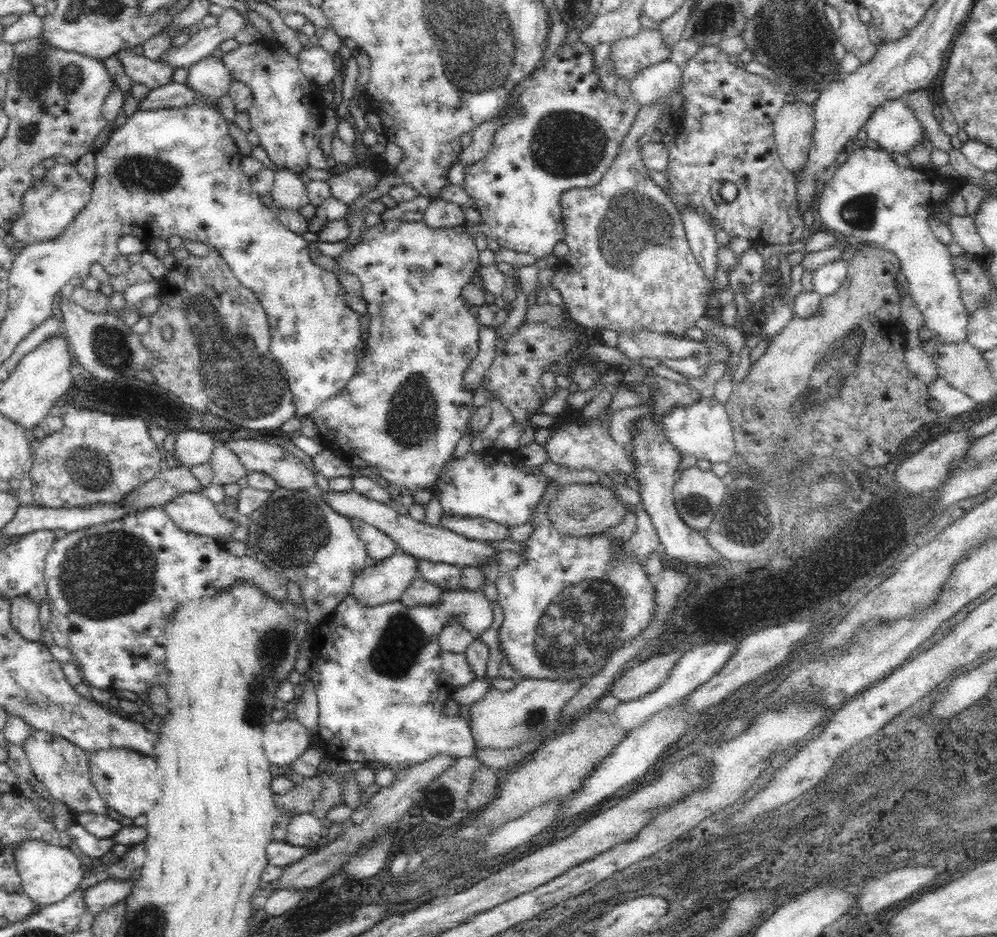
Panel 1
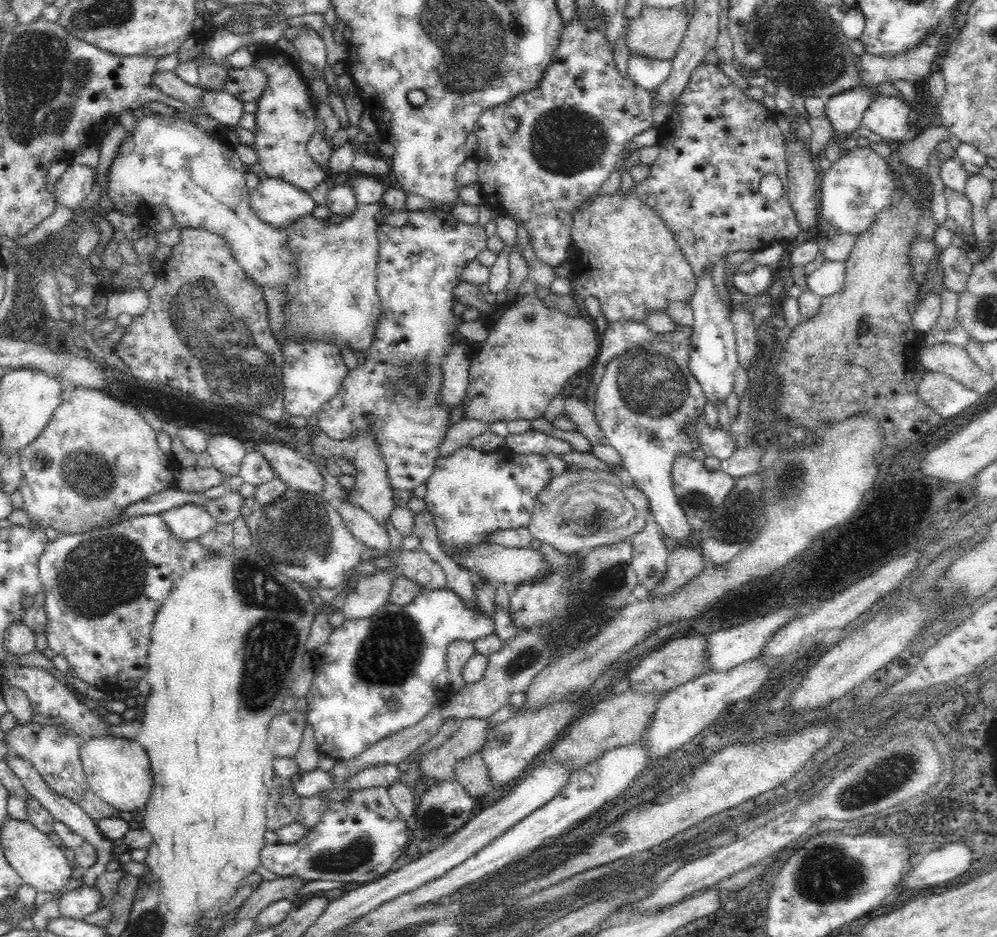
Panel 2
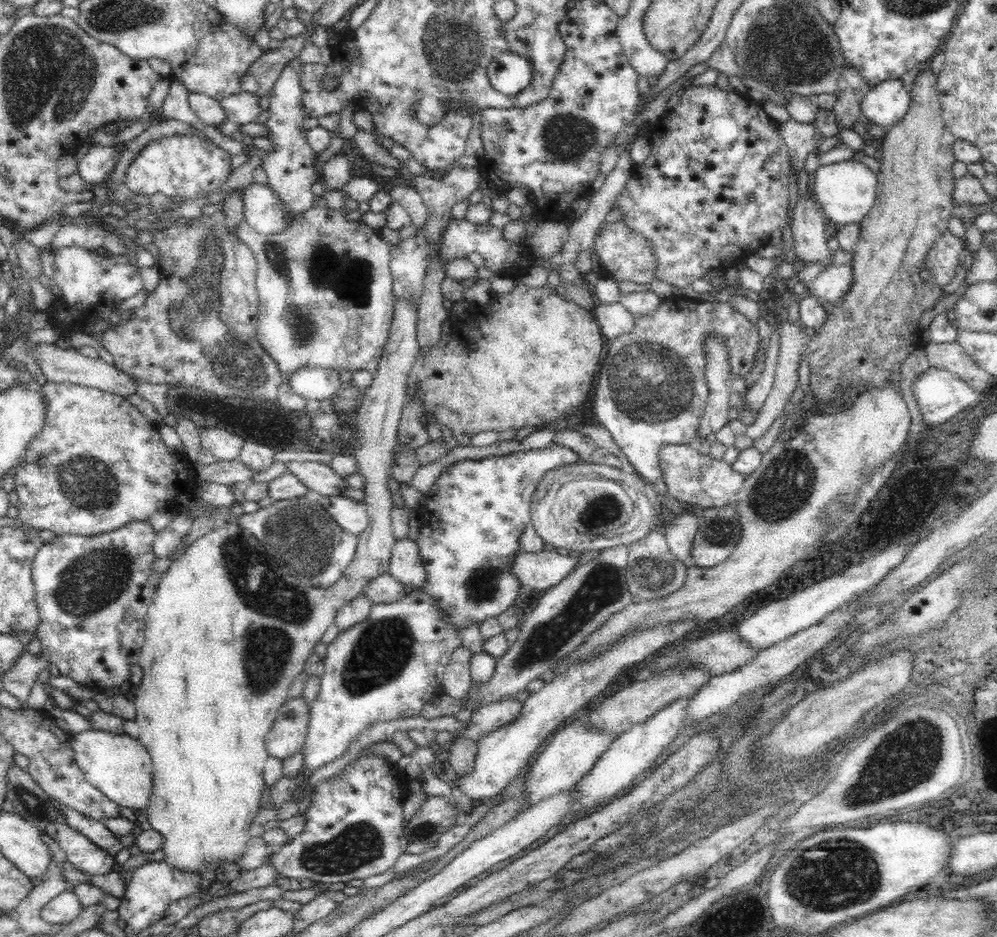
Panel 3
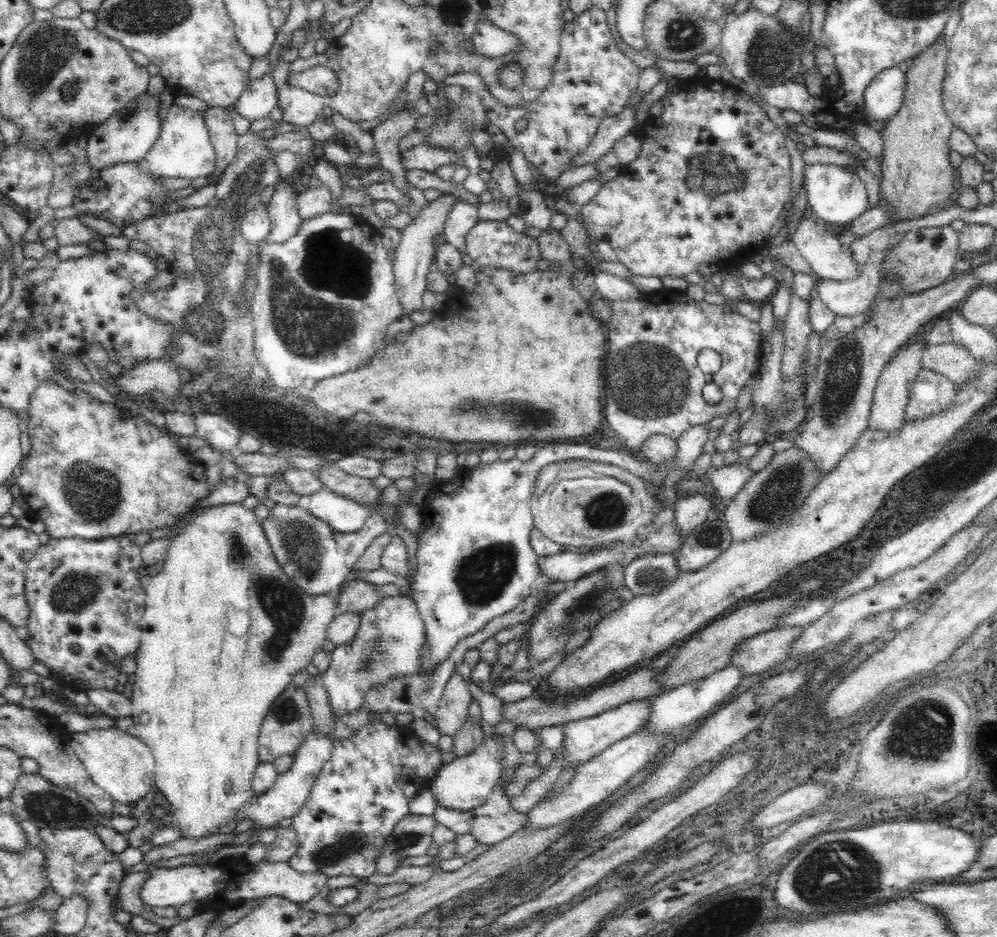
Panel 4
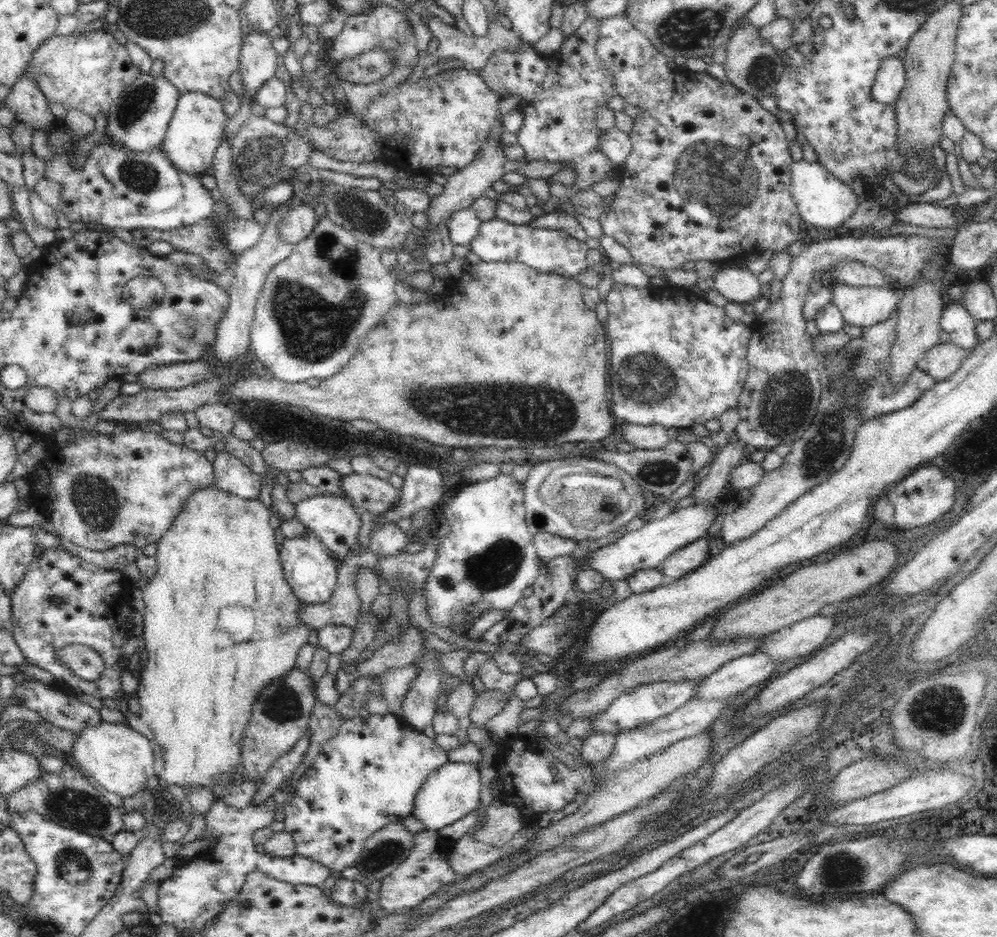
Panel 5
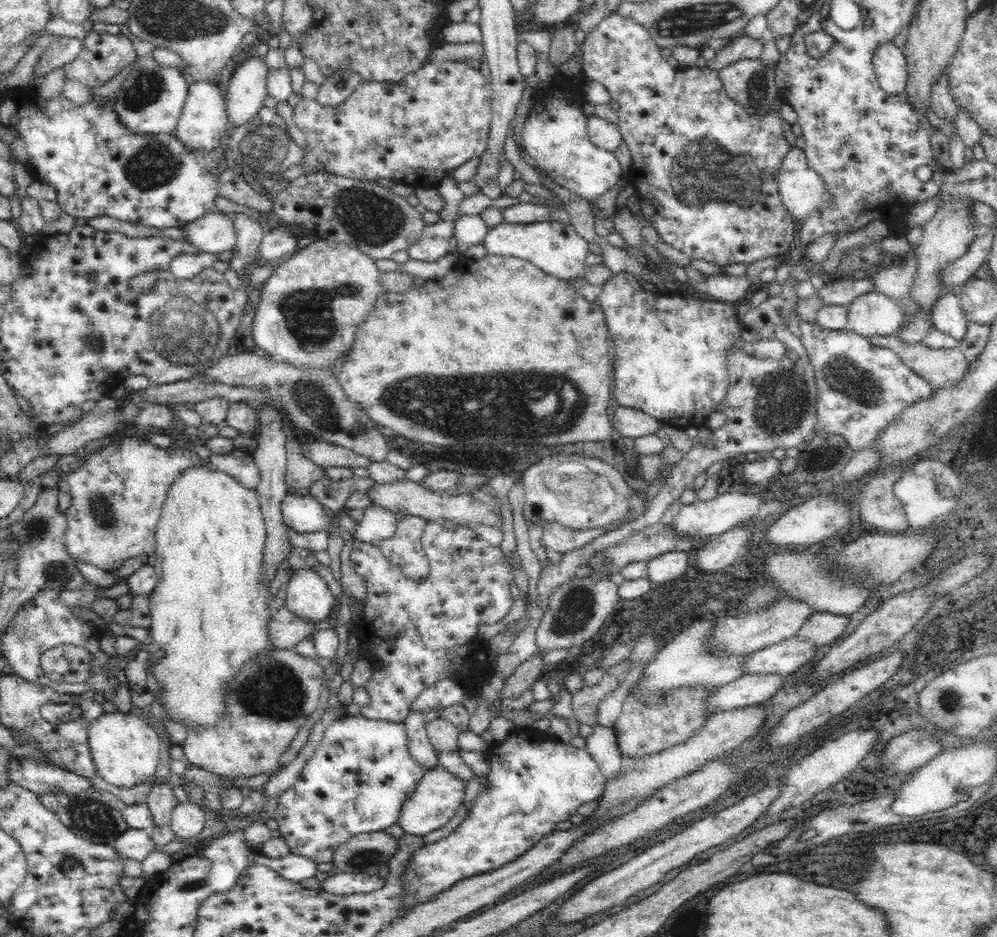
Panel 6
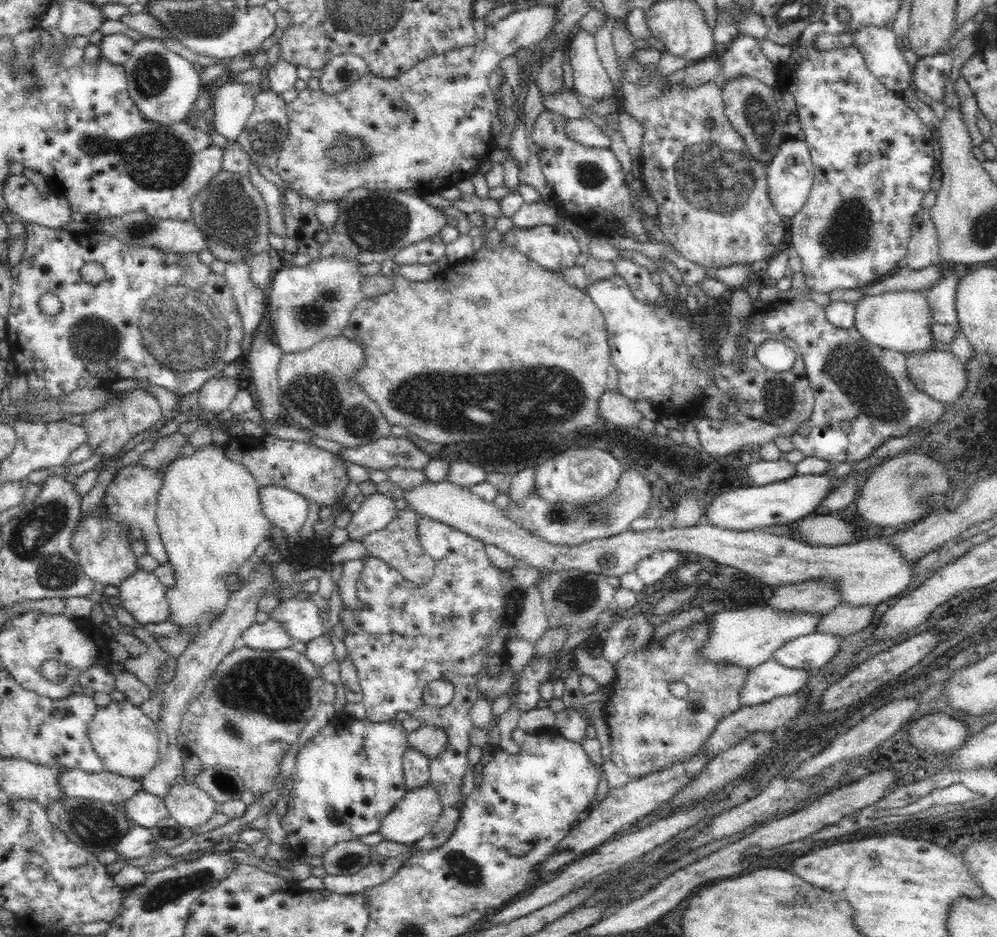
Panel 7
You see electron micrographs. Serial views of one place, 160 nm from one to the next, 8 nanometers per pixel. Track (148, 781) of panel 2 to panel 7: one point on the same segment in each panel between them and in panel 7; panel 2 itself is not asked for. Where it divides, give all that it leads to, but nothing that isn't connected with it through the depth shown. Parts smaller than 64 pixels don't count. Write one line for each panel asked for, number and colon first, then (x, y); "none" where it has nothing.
3: (119, 766)
4: (119, 763)
5: (119, 759)
6: (124, 748)
7: (126, 739)

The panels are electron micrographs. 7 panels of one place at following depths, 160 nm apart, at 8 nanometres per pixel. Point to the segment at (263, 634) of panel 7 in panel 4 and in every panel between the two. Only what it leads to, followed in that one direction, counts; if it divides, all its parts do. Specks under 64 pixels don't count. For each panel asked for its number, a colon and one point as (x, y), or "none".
4: (358, 596)
5: (342, 608)
6: (287, 629)

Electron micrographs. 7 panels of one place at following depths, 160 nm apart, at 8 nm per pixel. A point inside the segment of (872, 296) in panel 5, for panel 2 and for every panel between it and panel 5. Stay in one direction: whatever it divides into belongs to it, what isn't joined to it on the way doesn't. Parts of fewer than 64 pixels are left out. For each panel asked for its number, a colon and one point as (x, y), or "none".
2: (828, 279)
3: (832, 283)
4: (850, 297)

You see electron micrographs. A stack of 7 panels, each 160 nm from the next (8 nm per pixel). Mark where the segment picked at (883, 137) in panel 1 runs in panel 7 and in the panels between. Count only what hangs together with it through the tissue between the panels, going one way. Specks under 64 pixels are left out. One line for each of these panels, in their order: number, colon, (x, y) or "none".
2: (887, 116)
3: (885, 104)
4: (883, 97)
5: (890, 79)
6: (889, 62)
7: (882, 51)

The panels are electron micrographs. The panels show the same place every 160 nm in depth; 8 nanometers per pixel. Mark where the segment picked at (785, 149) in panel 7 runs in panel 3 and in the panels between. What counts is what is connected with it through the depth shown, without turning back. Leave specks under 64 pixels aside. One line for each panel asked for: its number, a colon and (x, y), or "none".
3: (846, 191)
4: (835, 195)
5: (823, 200)
6: (802, 191)

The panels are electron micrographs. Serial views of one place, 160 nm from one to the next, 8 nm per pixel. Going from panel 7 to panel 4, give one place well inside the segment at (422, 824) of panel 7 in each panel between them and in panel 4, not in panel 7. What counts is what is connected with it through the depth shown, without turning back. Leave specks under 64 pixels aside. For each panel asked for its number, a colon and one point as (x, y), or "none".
4: (465, 783)
5: (450, 793)
6: (436, 798)

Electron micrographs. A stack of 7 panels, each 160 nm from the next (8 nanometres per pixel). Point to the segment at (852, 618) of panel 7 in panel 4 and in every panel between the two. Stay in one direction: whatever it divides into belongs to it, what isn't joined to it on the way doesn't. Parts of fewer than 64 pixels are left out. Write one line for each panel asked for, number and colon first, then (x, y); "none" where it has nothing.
4: (769, 649)
5: (800, 638)
6: (820, 628)

